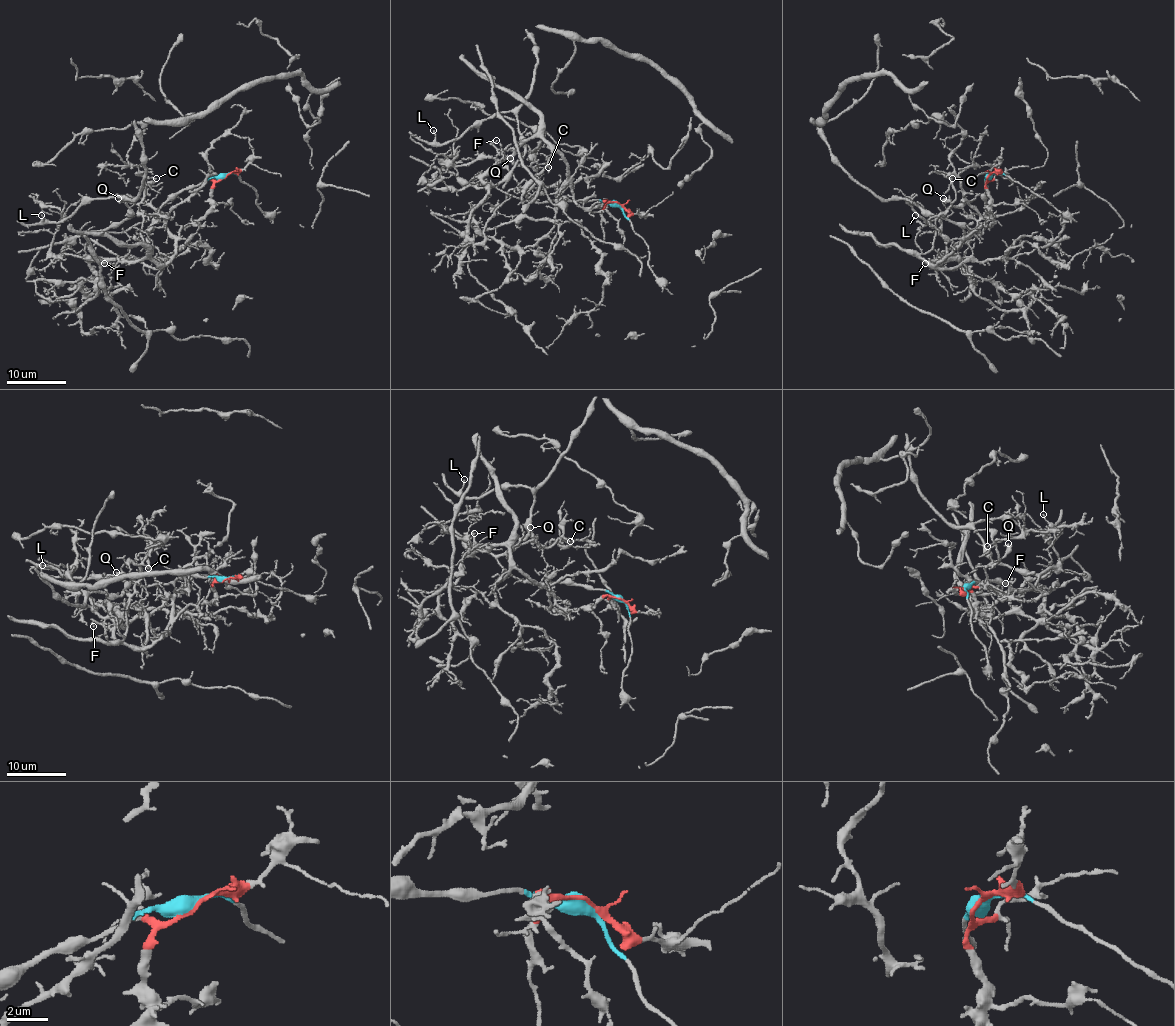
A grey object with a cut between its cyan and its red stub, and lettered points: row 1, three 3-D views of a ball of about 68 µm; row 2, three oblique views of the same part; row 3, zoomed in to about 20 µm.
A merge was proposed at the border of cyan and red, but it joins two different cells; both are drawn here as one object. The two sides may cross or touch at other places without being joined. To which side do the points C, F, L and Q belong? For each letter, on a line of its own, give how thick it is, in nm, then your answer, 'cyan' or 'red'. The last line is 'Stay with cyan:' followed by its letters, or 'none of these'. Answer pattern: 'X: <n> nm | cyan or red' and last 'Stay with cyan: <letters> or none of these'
C: 110 nm | red
F: 120 nm | red
L: 110 nm | cyan
Q: 400 nm | red
Stay with cyan: L

